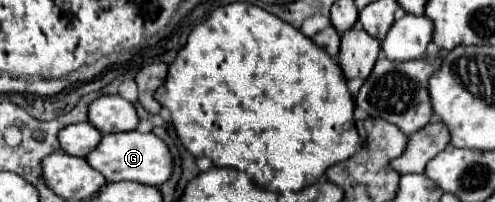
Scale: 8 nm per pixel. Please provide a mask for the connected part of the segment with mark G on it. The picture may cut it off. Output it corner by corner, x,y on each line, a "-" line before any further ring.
137,130
131,132
117,132
117,134
103,134
101,142
91,150
85,158
91,168
101,172
107,182
119,182
119,180
133,180
139,184
149,186
161,186
173,170
173,158
169,154
167,144
157,138
153,132
141,134

